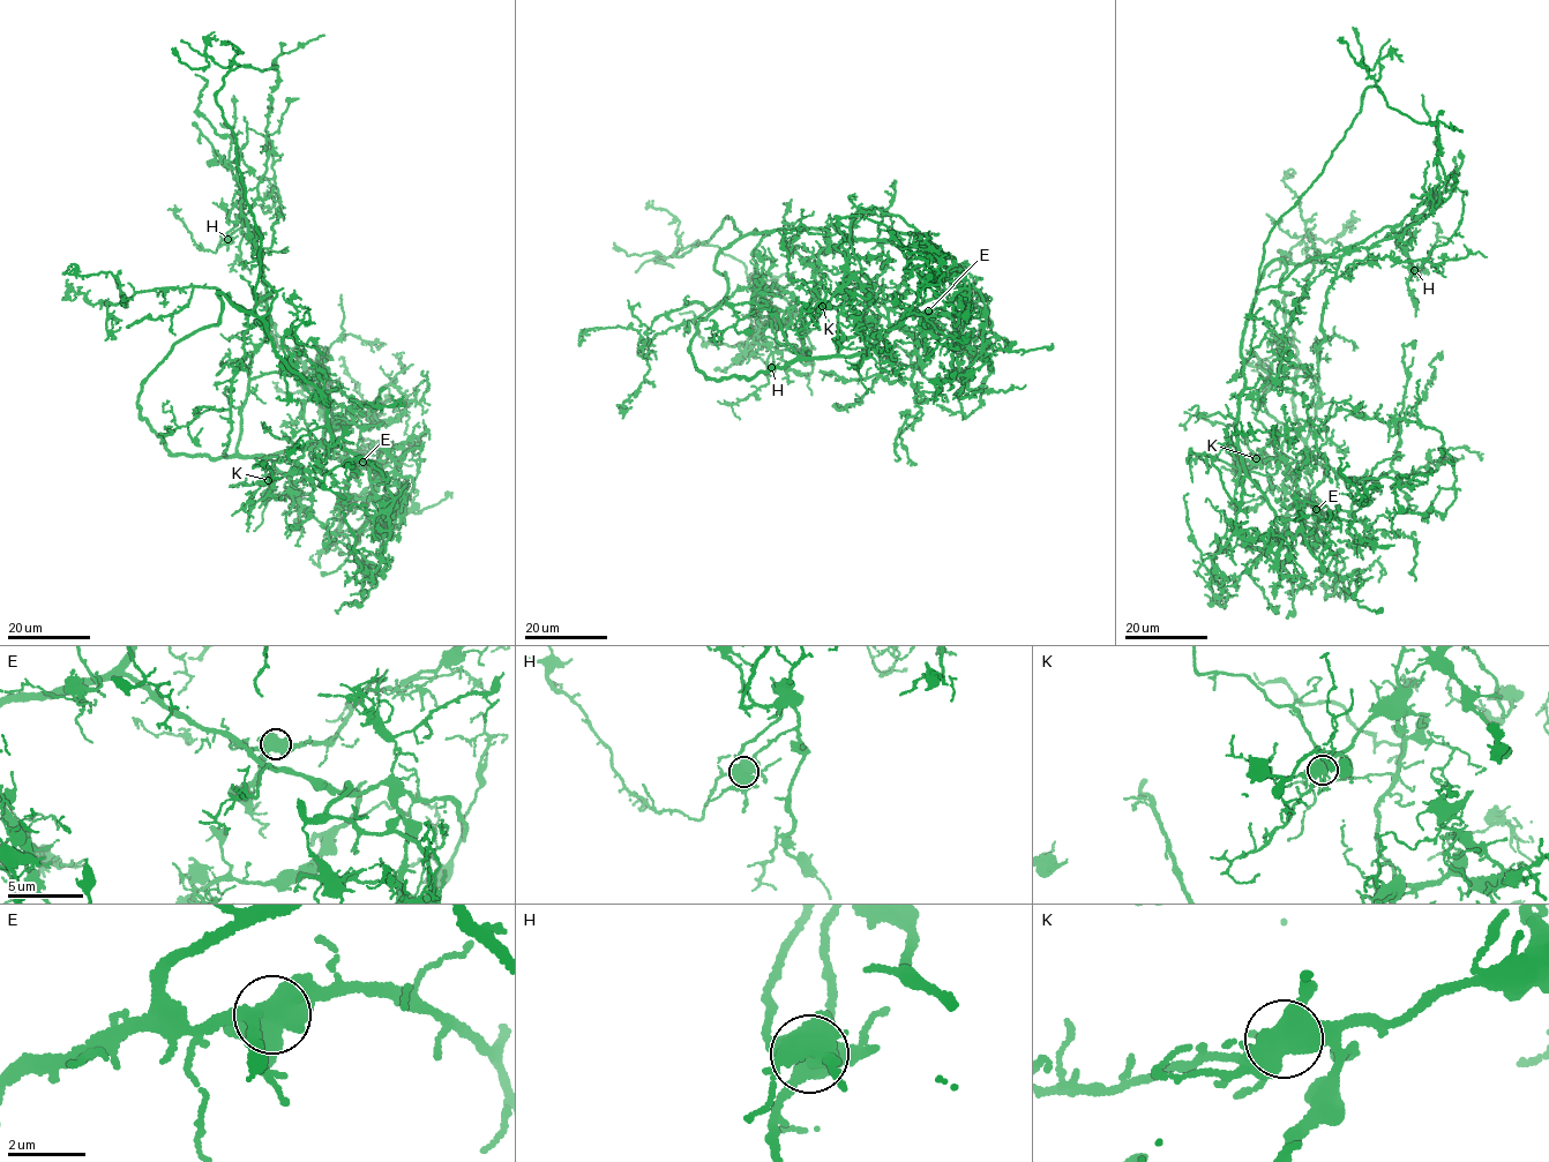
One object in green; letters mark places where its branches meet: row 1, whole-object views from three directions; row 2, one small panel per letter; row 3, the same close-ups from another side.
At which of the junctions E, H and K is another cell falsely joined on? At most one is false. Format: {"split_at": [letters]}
{"split_at": []}

